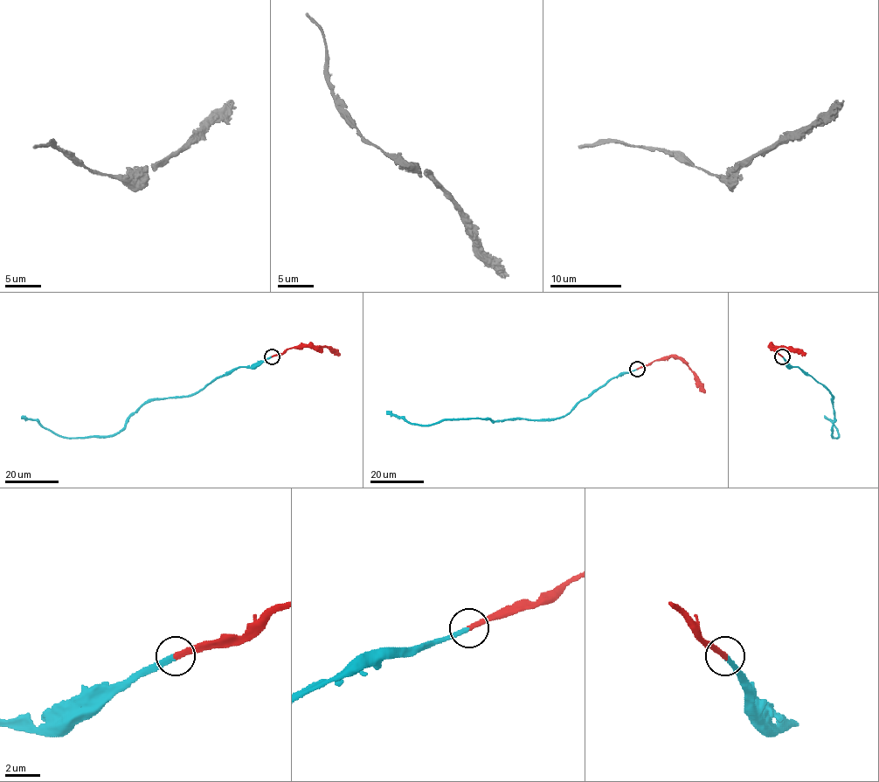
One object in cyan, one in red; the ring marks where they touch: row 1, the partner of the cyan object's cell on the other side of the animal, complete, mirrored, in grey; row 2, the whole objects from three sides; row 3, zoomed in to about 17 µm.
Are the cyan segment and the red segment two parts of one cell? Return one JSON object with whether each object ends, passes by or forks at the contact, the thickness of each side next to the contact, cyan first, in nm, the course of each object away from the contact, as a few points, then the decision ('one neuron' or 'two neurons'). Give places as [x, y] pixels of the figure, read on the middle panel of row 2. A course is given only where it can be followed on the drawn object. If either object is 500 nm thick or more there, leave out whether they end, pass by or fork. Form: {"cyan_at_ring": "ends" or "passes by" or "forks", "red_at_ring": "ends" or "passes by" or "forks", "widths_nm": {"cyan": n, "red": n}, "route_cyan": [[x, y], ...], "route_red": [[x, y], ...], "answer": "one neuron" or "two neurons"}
{"cyan_at_ring": "ends", "red_at_ring": "ends", "widths_nm": {"cyan": 280, "red": 300}, "route_cyan": [[637, 369], [611, 378], [566, 414], [552, 419], [455, 418], [422, 425], [409, 423], [386, 411]], "route_red": [[637, 369], [657, 360], [679, 357], [693, 372], [695, 384], [704, 393]], "answer": "one neuron"}

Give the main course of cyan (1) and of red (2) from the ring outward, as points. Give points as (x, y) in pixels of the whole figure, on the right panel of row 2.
1: (782, 356), (791, 367), (800, 369), (831, 393), (834, 417), (832, 435), (836, 438), (836, 427), (824, 416)
2: (782, 356), (771, 346), (799, 349), (806, 353)

